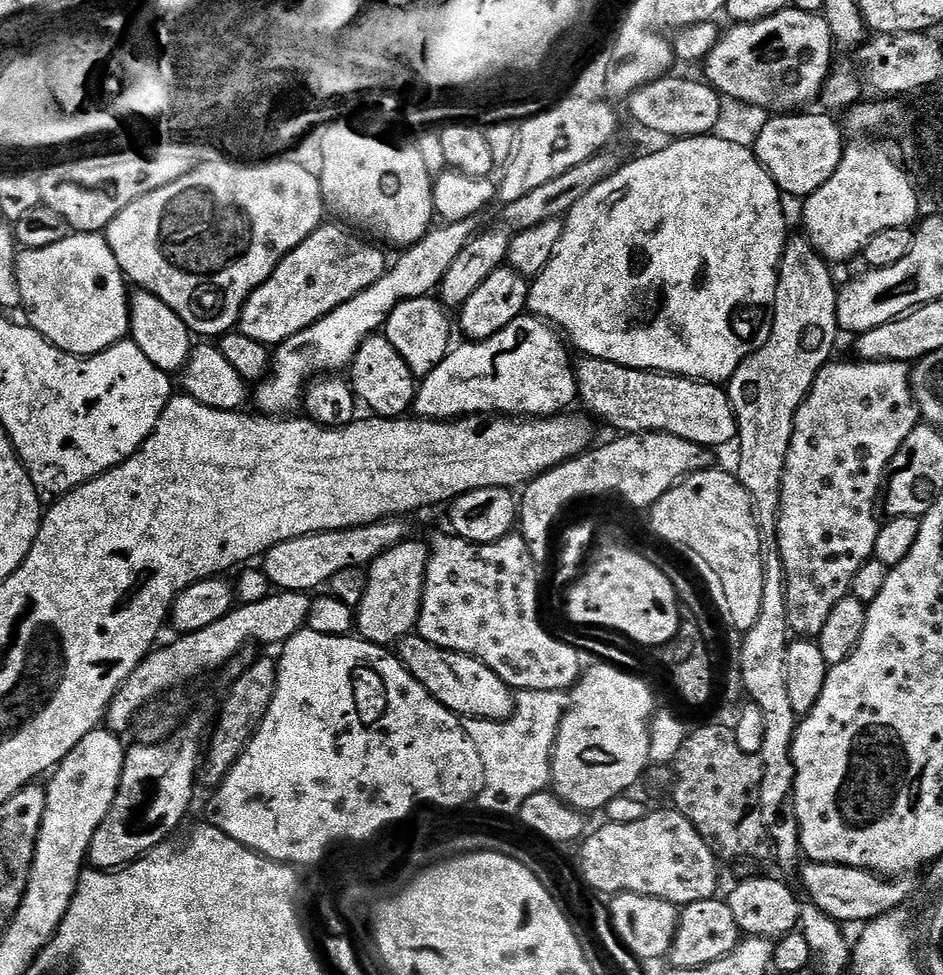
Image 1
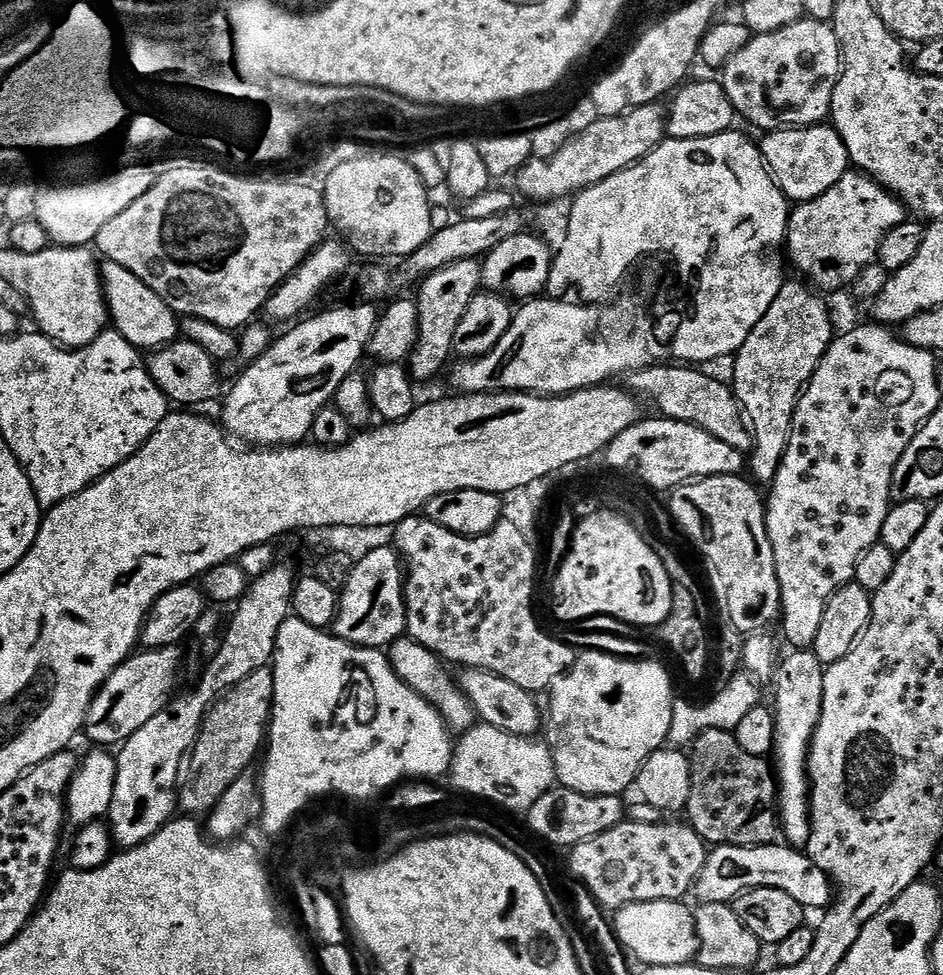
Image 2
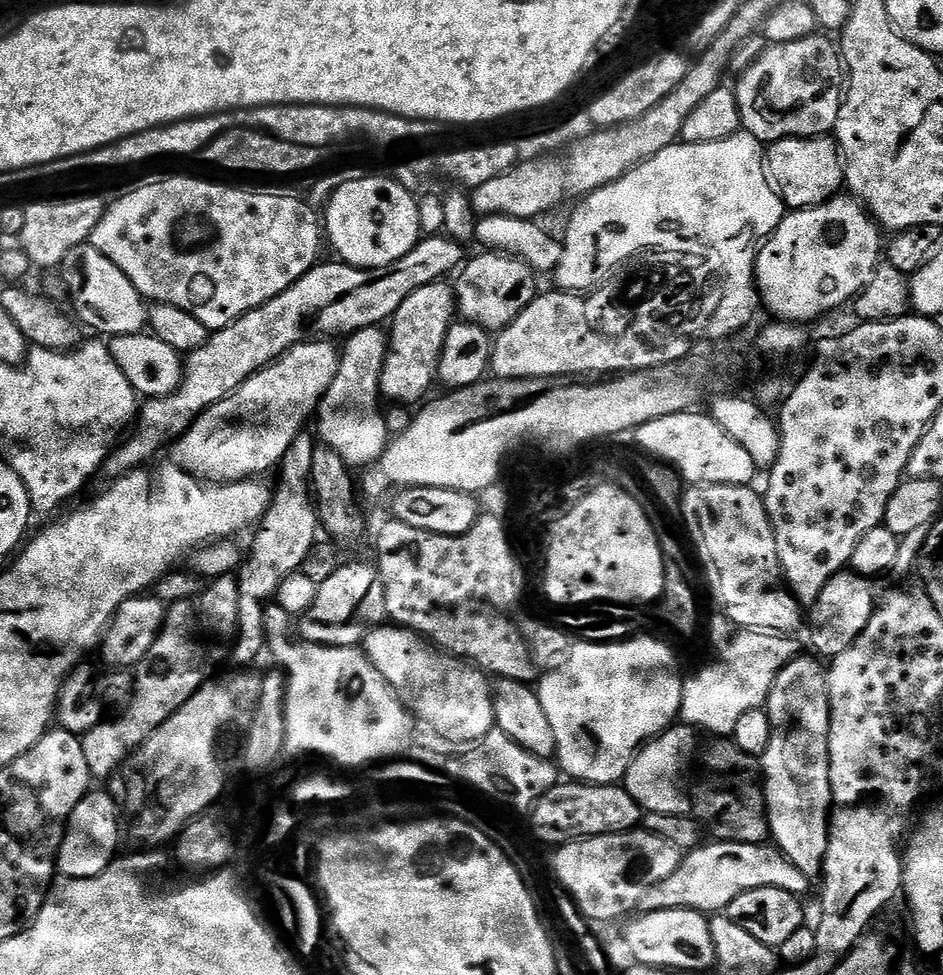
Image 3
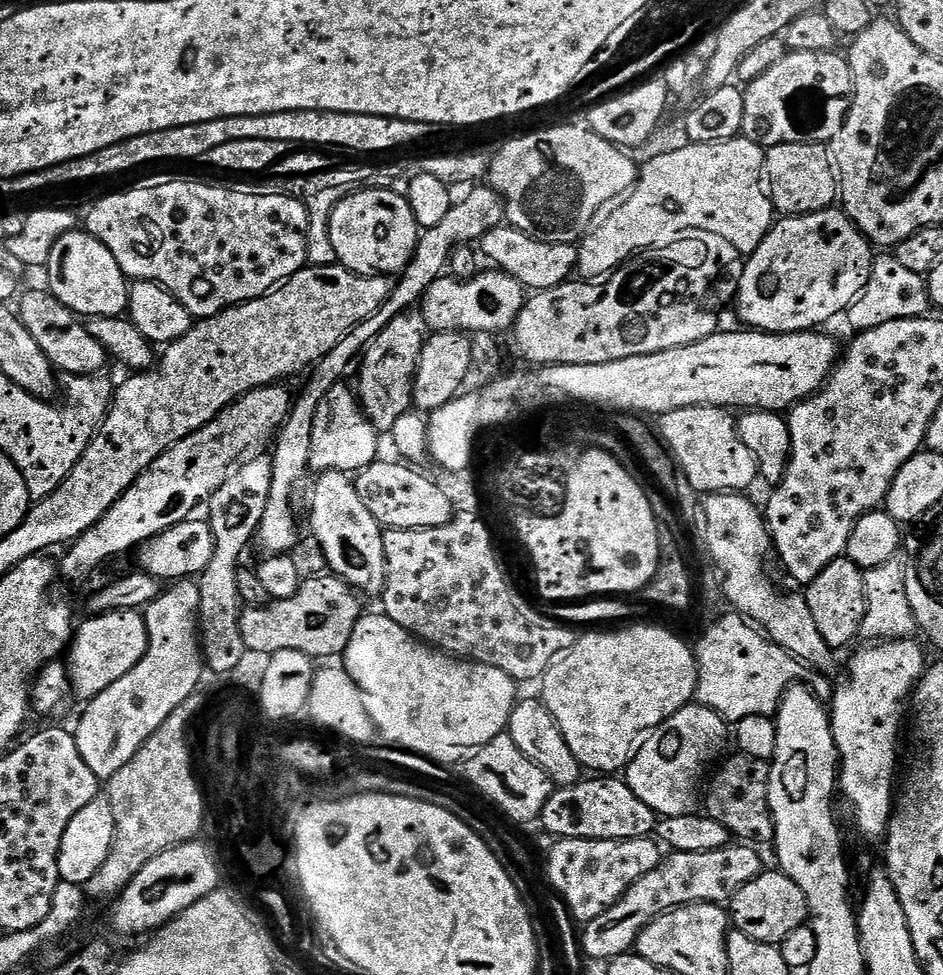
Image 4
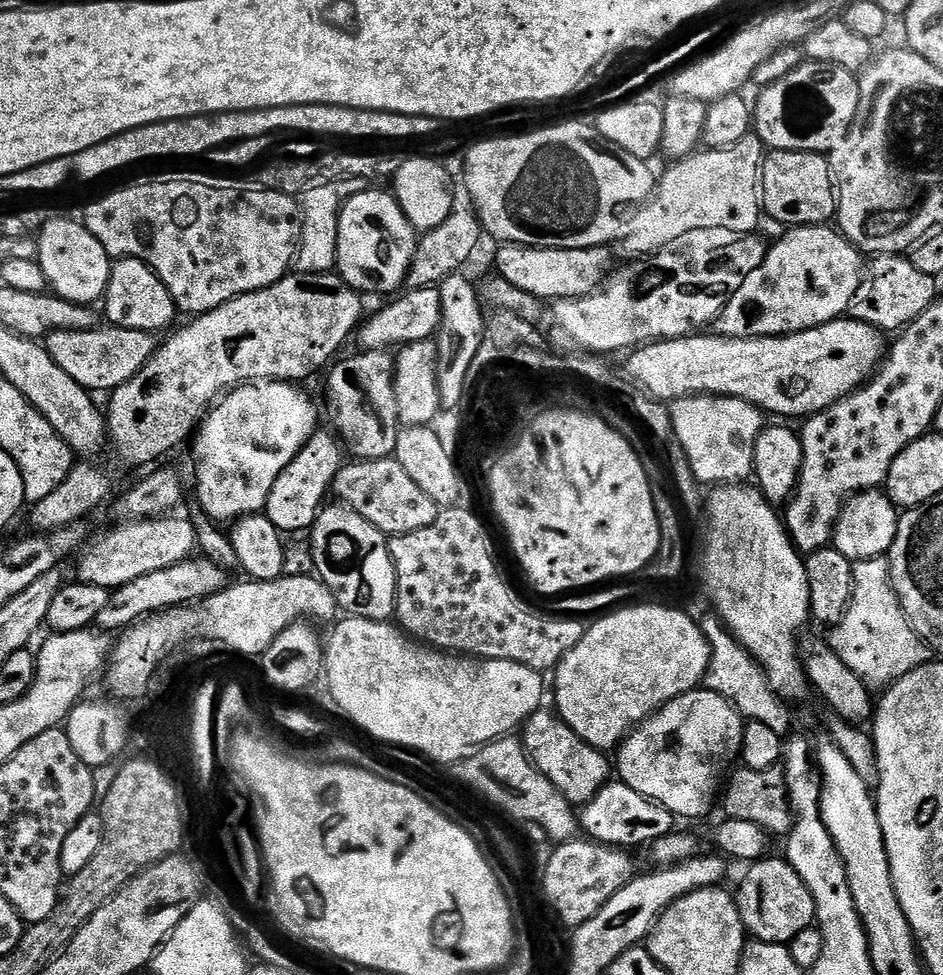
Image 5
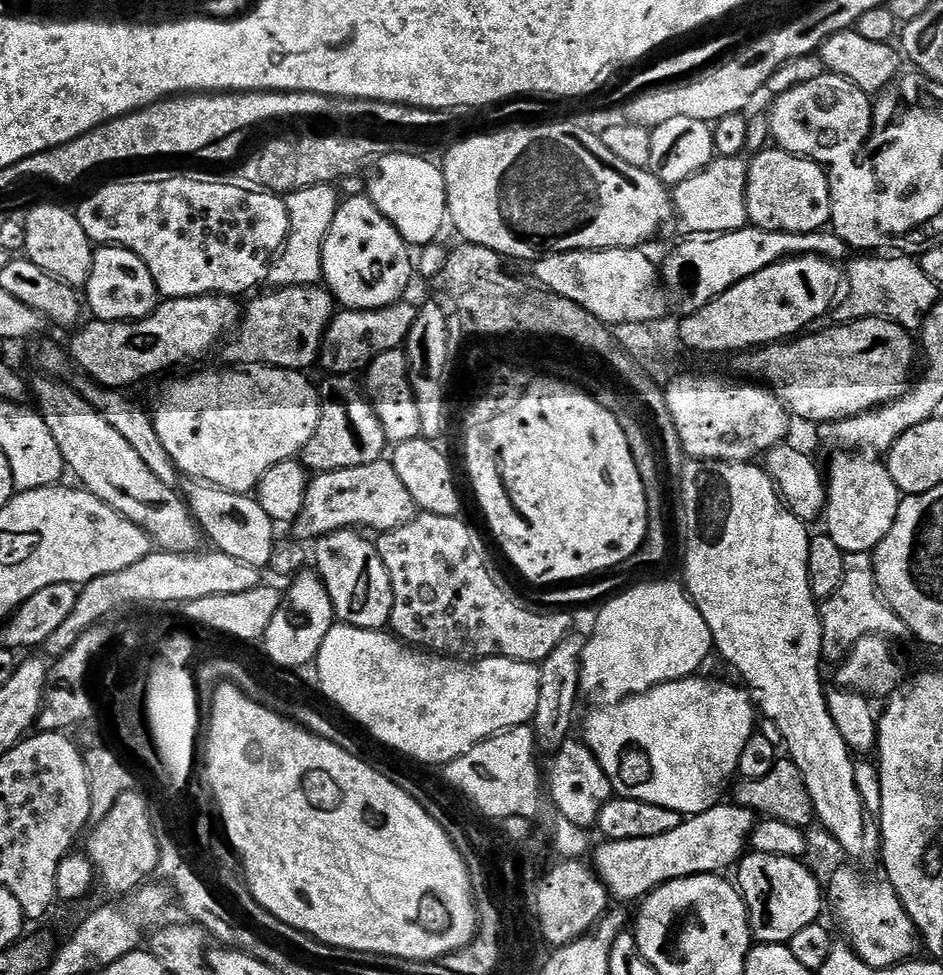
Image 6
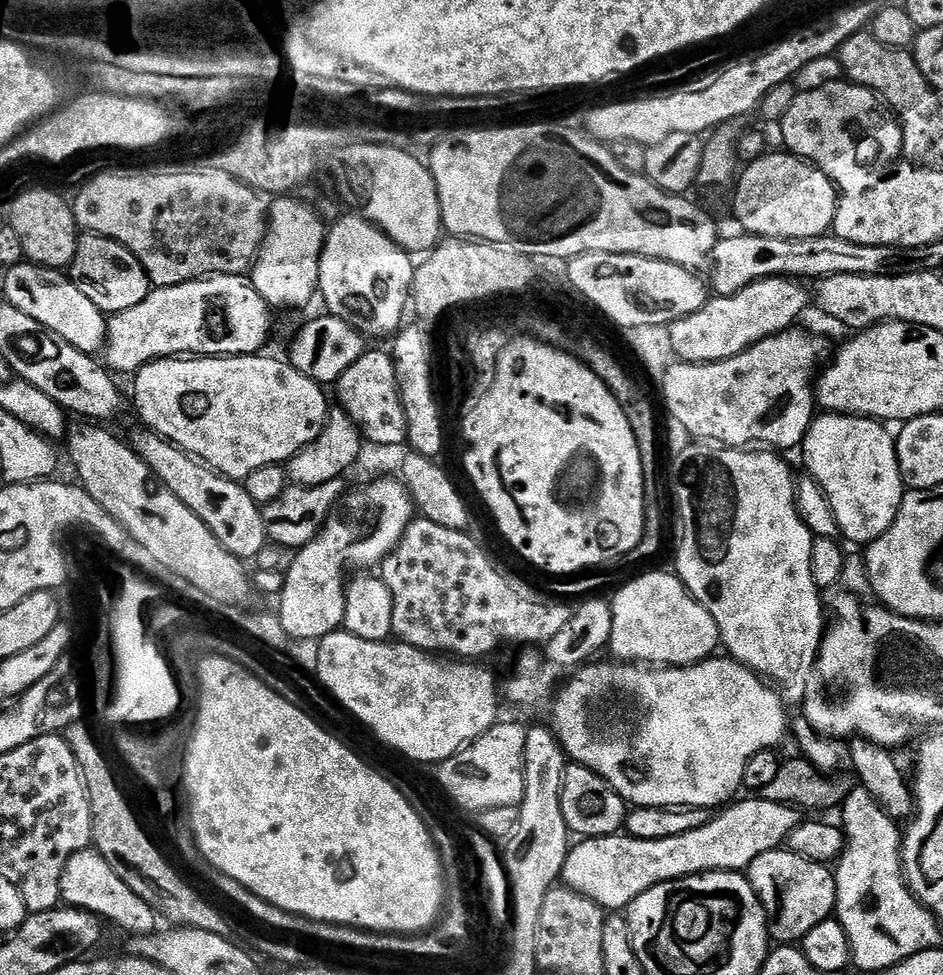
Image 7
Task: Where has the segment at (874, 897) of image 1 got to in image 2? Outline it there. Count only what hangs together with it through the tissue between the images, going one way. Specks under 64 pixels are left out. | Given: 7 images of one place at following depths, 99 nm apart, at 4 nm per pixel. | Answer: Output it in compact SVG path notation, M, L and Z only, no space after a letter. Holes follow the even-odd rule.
M777 842L774 844L763 844L762 846L734 846L733 844L721 844L719 846L713 847L708 853L708 857L704 860L703 866L700 868L700 873L696 875L696 882L694 885L694 896L697 896L697 901L709 904L710 902L718 902L719 904L727 904L729 902L735 901L737 896L742 895L743 892L749 892L755 888L777 888L778 890L786 890L786 894L790 894L790 898L794 898L794 902L798 902L806 910L812 910L812 908L820 908L819 910L824 910L831 905L834 899L834 885L831 880L828 879L827 874L818 867L818 865L813 862L807 851L794 848L789 846L784 842Z

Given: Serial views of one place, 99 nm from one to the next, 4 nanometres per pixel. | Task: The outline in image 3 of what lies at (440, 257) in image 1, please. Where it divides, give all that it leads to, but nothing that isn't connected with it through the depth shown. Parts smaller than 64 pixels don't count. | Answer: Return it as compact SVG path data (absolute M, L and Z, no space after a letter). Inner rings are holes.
M308 338L284 352L277 360L258 370L242 386L238 386L229 396L214 402L201 416L171 445L175 463L184 471L197 478L211 478L216 482L230 482L257 477L260 472L268 472L277 467L294 438L304 431L304 423L315 417L320 399L330 388L334 374L340 365L341 349L331 344L328 338Z

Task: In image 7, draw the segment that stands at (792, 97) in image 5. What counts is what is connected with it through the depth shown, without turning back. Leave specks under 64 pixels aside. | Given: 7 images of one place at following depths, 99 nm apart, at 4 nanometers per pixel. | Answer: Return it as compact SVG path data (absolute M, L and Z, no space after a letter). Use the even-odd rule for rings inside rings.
M847 79L818 90L801 92L794 98L794 106L786 110L782 121L783 147L791 155L815 164L832 179L841 193L847 194L854 188L852 176L867 181L868 172L883 164L893 165L901 159L906 148L904 134L887 114L875 92Z

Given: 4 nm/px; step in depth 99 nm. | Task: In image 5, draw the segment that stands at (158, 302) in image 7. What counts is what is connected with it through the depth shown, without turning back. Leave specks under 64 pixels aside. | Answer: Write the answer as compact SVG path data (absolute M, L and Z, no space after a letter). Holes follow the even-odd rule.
M97 326L77 332L49 332L46 347L50 358L78 382L78 386L93 394L111 394L118 386L130 382L156 352L158 340L153 333L126 330L111 326ZM104 327L104 328L103 328Z

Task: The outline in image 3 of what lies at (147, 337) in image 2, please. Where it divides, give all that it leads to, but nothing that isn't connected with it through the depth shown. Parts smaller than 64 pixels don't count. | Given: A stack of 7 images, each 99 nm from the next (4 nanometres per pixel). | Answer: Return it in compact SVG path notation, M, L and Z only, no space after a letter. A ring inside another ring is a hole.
M83 243L70 249L58 272L64 275L73 298L84 307L80 316L86 323L101 328L111 337L145 331L149 305L140 291L132 285L130 278L126 278L126 274L122 274L122 270L118 270L118 266L114 266L114 262L110 262L110 258L93 248L91 243Z

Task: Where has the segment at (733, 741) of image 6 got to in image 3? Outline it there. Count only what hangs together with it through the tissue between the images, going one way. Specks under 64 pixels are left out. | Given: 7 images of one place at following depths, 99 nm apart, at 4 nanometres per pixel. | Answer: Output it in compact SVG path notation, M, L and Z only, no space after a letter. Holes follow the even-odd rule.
M673 726L637 751L623 778L622 787L637 800L645 813L675 816L691 813L692 801L689 789L684 789L684 775L688 772L688 763L696 748L696 736L697 733L687 726Z

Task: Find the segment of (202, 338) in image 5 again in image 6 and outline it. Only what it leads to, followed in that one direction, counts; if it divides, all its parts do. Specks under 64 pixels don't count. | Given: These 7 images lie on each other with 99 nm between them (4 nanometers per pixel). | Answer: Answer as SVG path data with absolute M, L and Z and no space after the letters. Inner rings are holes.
M294 285L266 292L265 296L250 301L248 308L246 304L243 309L234 335L223 345L224 360L228 363L225 365L288 368L291 372L308 370L320 359L324 331L334 315L332 293L327 287L310 285Z

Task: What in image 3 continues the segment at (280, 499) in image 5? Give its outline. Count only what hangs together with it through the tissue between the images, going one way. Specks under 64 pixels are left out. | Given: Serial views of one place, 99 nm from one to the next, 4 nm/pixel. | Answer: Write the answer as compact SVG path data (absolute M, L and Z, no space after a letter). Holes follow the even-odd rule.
M383 327L359 328L342 344L340 365L330 388L320 399L314 425L320 431L319 443L337 452L349 466L373 464L388 446L390 433L384 421L380 375L388 353L388 333Z

